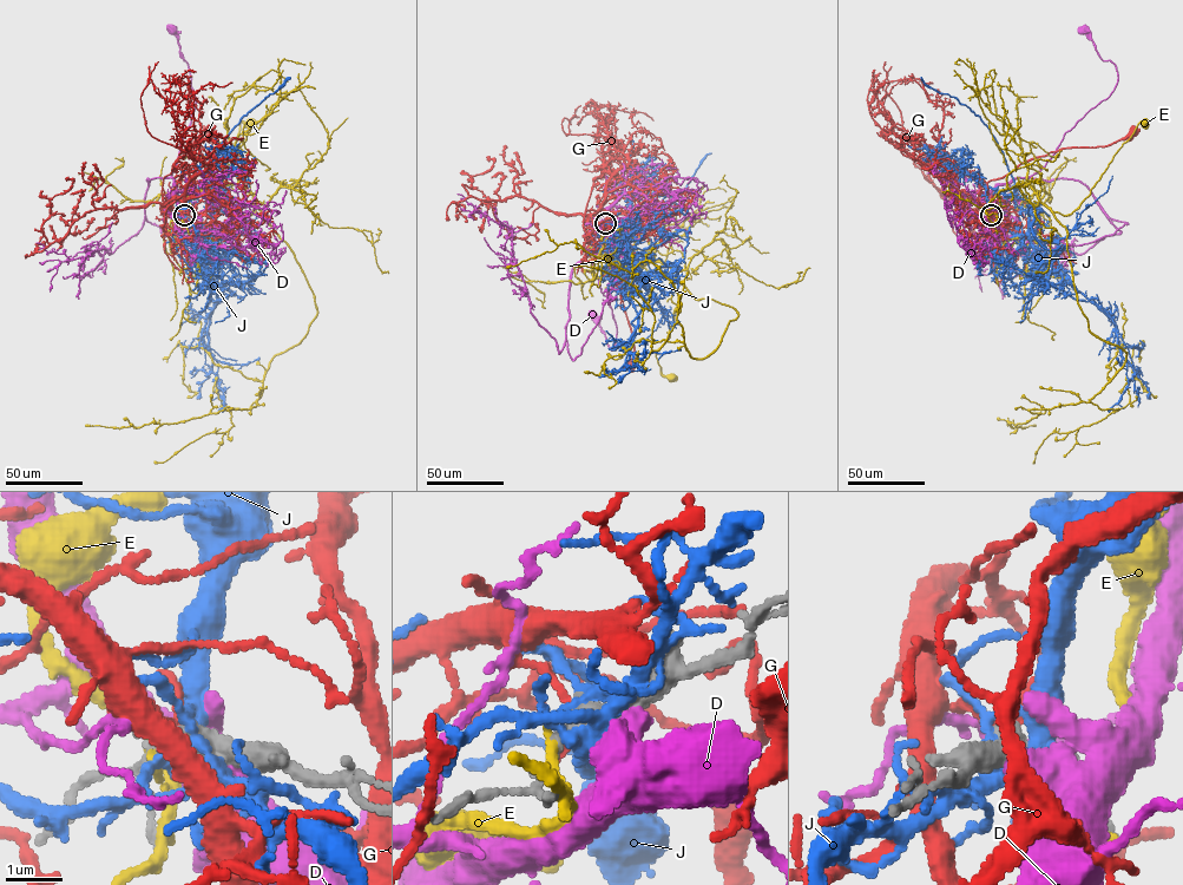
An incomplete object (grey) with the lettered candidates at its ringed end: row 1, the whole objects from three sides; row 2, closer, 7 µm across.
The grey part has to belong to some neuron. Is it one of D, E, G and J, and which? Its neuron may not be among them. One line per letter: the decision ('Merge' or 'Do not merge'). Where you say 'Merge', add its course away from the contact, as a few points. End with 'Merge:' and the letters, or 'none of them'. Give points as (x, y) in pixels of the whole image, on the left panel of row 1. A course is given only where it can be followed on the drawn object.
D: Do not merge
E: Do not merge
G: Do not merge
J: Do not merge
Merge: none of them

